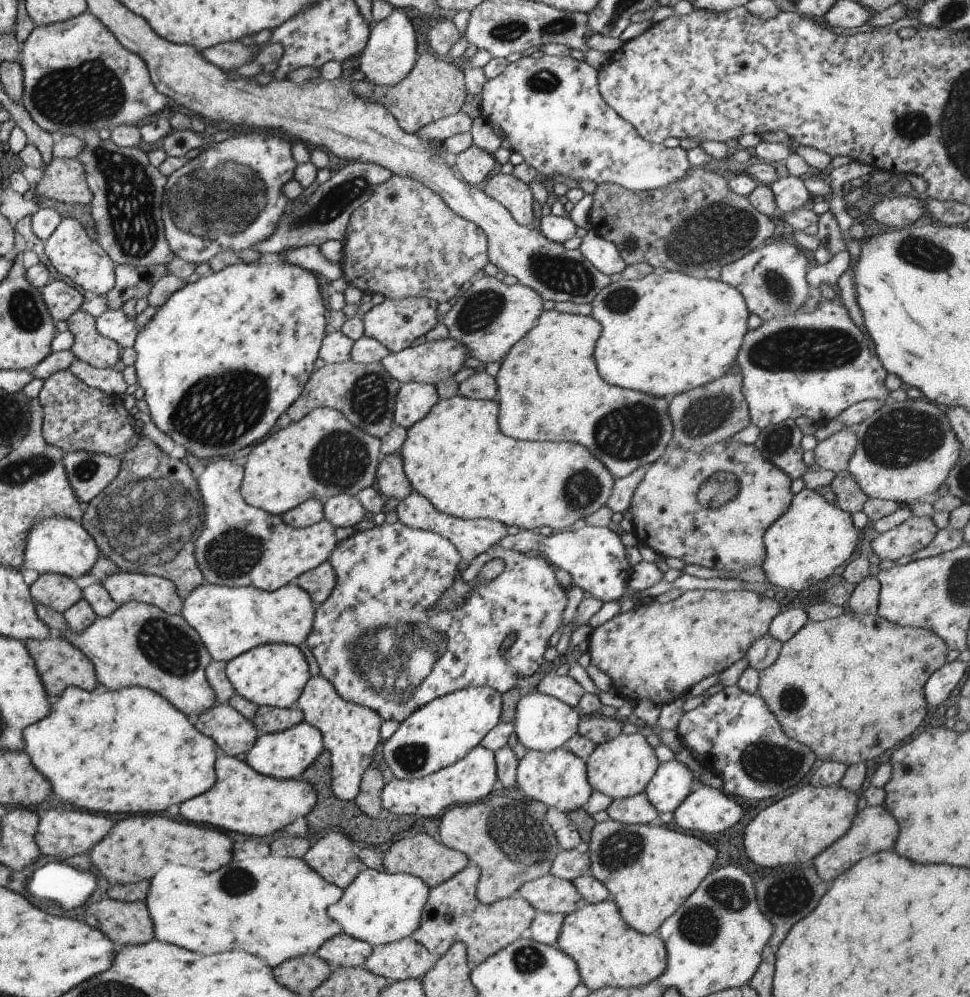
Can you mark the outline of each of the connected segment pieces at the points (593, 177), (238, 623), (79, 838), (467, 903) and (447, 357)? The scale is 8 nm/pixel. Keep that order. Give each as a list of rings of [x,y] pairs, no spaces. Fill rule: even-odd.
[[[569,55],[522,57],[510,62],[495,78],[486,79],[480,91],[482,115],[491,126],[501,130],[509,150],[520,154],[525,164],[537,170],[537,179],[540,180],[561,174],[562,178],[570,178],[577,183],[589,179],[596,186],[613,183],[630,191],[649,191],[680,179],[691,167],[687,163],[686,150],[643,140],[631,124],[605,104],[598,91],[597,73],[588,63]]]
[[[203,582],[182,602],[181,615],[200,636],[213,661],[230,661],[252,648],[271,643],[298,645],[312,627],[316,605],[295,582],[274,591],[253,587],[222,587]]]
[[[49,810],[41,812],[41,818],[38,817],[37,830],[34,836],[36,845],[39,847],[40,854],[57,856],[57,858],[71,858],[77,854],[88,854],[89,850],[93,848],[102,838],[105,838],[113,828],[113,820],[105,818],[101,814],[89,814],[89,812],[78,812],[77,810]]]
[[[469,863],[449,880],[430,887],[428,899],[422,910],[422,923],[409,938],[438,957],[444,955],[453,943],[463,943],[466,946],[468,966],[472,969],[514,940],[526,935],[537,911],[519,896],[484,905],[476,900],[475,896],[479,877],[479,869],[473,863]]]
[[[442,338],[436,341],[425,341],[417,346],[408,346],[399,352],[389,353],[380,363],[395,380],[402,383],[431,383],[443,382],[463,368],[463,362],[470,352],[458,343],[458,340]]]

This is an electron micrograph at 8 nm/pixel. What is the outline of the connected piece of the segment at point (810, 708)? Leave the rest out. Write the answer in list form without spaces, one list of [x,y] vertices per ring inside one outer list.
[[[847,609],[836,617],[823,621],[806,622],[789,640],[781,643],[777,660],[773,661],[766,669],[759,672],[758,688],[756,694],[764,700],[767,708],[775,716],[782,731],[793,740],[809,747],[816,758],[821,761],[835,761],[844,765],[852,765],[867,762],[871,758],[877,758],[887,748],[893,748],[897,744],[903,744],[907,736],[917,731],[927,714],[928,704],[924,697],[924,684],[926,680],[938,668],[945,664],[945,655],[948,650],[946,644],[939,635],[927,629],[906,627],[898,625],[875,615],[853,614]]]

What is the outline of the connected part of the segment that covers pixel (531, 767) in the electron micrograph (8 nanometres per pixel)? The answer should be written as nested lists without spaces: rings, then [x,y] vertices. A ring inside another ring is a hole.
[[[563,746],[548,753],[526,749],[516,768],[516,780],[517,788],[528,797],[564,813],[583,806],[593,792],[586,777],[585,761]]]

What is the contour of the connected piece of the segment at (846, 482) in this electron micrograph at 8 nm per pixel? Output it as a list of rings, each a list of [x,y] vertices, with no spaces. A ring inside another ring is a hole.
[[[846,470],[835,473],[829,489],[835,494],[837,507],[849,514],[861,511],[864,501],[868,498],[850,472]]]

